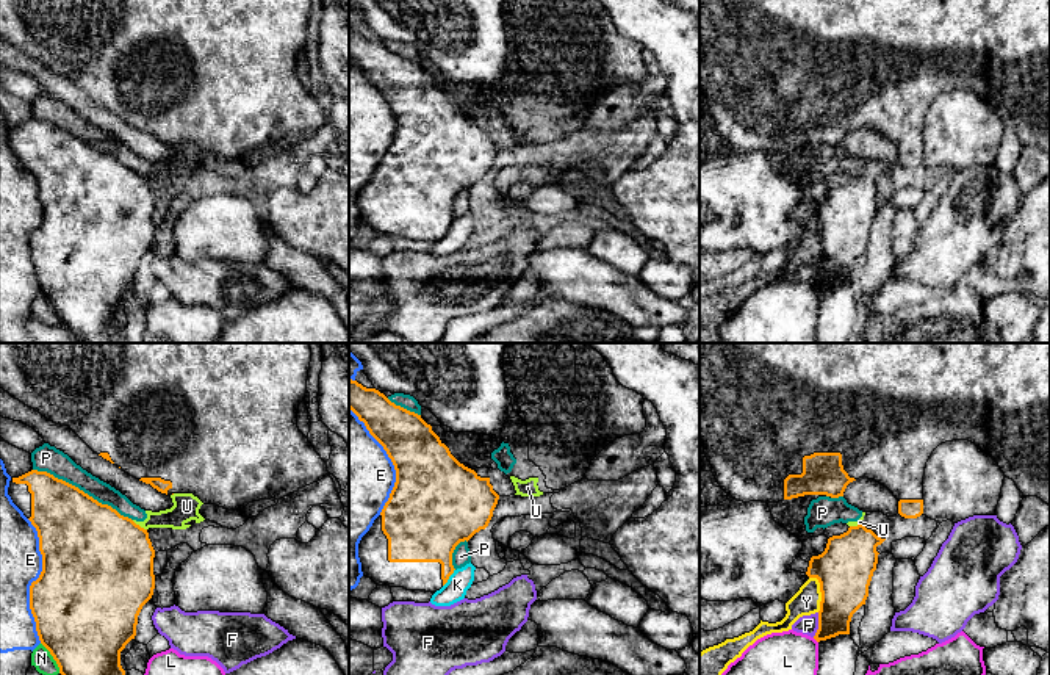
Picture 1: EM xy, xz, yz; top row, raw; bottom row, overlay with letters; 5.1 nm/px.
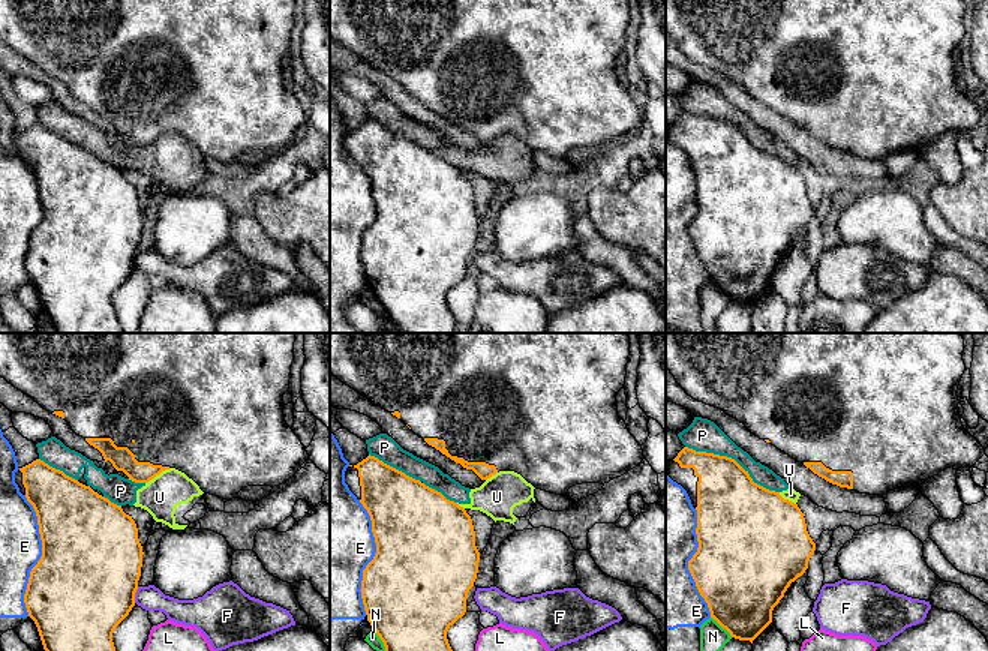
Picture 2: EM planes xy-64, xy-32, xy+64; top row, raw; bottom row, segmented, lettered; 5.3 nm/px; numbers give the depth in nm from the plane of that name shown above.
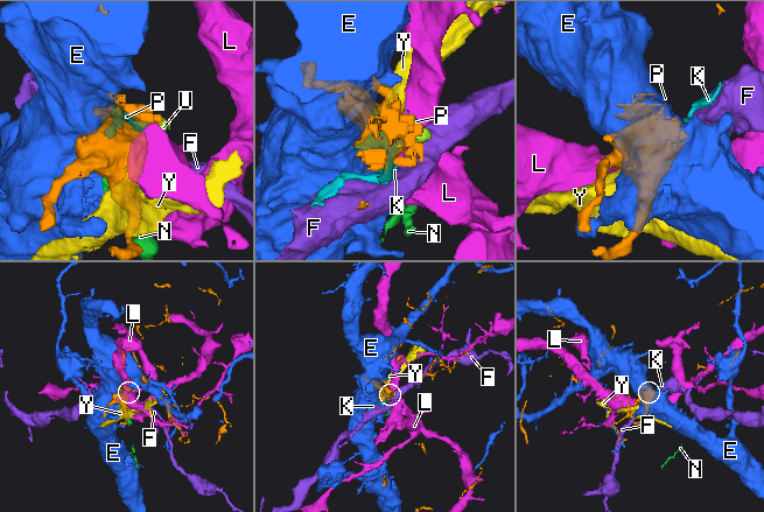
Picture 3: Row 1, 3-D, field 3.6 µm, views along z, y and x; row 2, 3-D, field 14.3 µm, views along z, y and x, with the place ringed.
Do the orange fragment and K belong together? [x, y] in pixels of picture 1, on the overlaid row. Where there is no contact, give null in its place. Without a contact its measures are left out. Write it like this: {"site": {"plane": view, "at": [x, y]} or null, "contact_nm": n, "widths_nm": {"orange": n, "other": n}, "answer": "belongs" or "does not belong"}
{"site": {"plane": "xz", "at": [448, 578]}, "contact_nm": 110, "widths_nm": {"orange": 300, "other": 120}, "answer": "does not belong"}

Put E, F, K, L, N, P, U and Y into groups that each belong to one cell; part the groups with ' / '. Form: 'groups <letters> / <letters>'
groups E / F / K / L / N / P U / Y

